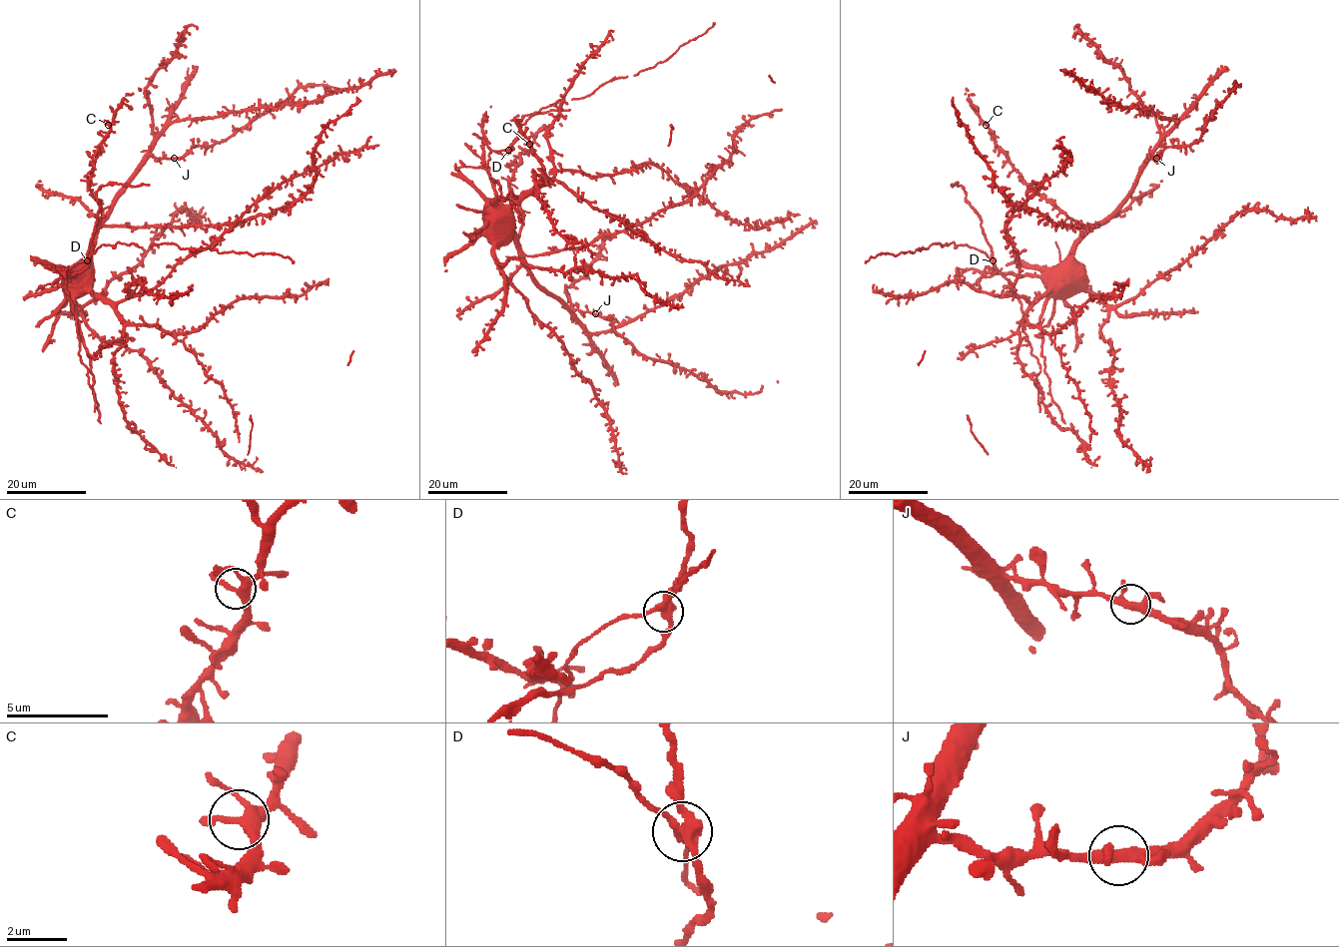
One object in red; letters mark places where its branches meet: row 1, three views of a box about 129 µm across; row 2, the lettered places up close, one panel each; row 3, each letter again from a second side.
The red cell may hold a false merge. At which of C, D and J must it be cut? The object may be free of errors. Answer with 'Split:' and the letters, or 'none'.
Split: D

